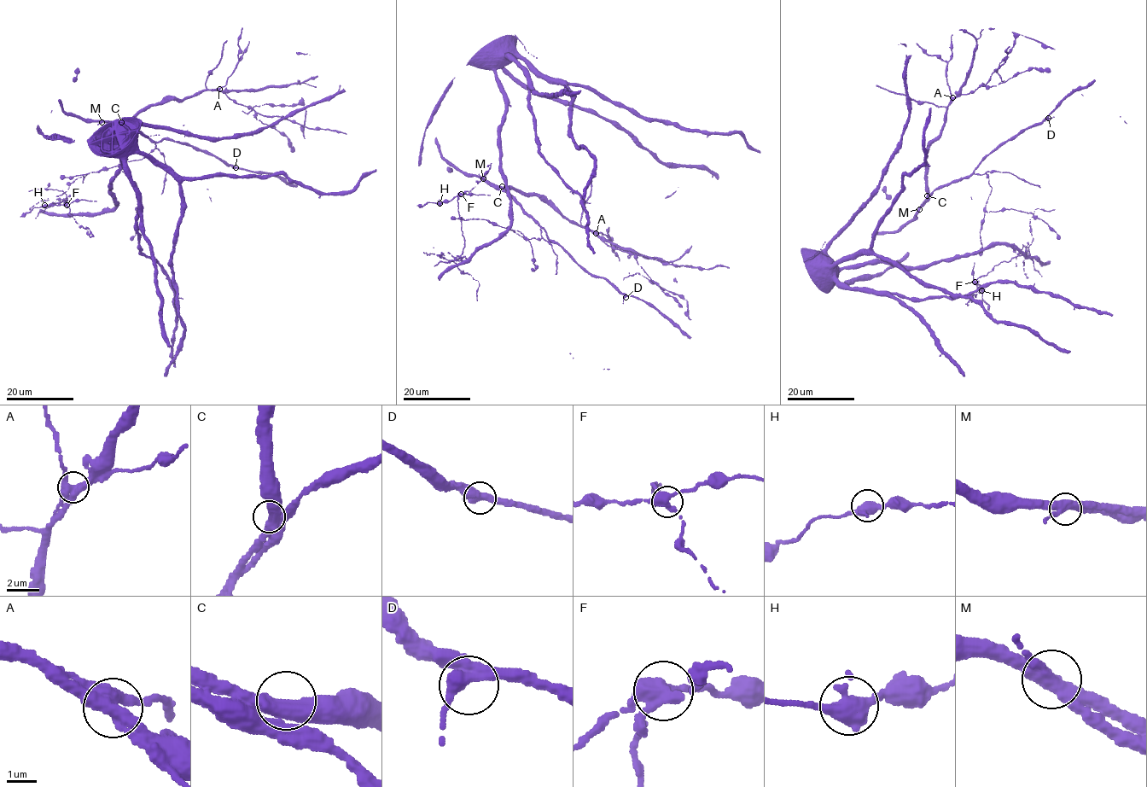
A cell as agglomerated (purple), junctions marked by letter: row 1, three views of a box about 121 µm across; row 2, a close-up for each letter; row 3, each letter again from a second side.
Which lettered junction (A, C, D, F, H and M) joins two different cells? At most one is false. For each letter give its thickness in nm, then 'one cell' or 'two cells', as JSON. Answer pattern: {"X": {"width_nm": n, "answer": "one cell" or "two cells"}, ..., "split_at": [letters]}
{"A": {"width_nm": 400, "answer": "one cell"}, "C": {"width_nm": 400, "answer": "one cell"}, "D": {"width_nm": 360, "answer": "one cell"}, "F": {"width_nm": 440, "answer": "two cells"}, "H": {"width_nm": 360, "answer": "one cell"}, "M": {"width_nm": 420, "answer": "one cell"}, "split_at": ["F"]}

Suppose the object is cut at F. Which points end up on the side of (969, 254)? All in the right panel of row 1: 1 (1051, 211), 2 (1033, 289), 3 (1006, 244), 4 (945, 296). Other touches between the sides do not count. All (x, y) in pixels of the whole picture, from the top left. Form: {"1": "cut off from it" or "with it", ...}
{"1": "cut off from it", "2": "with it", "3": "with it", "4": "with it"}

